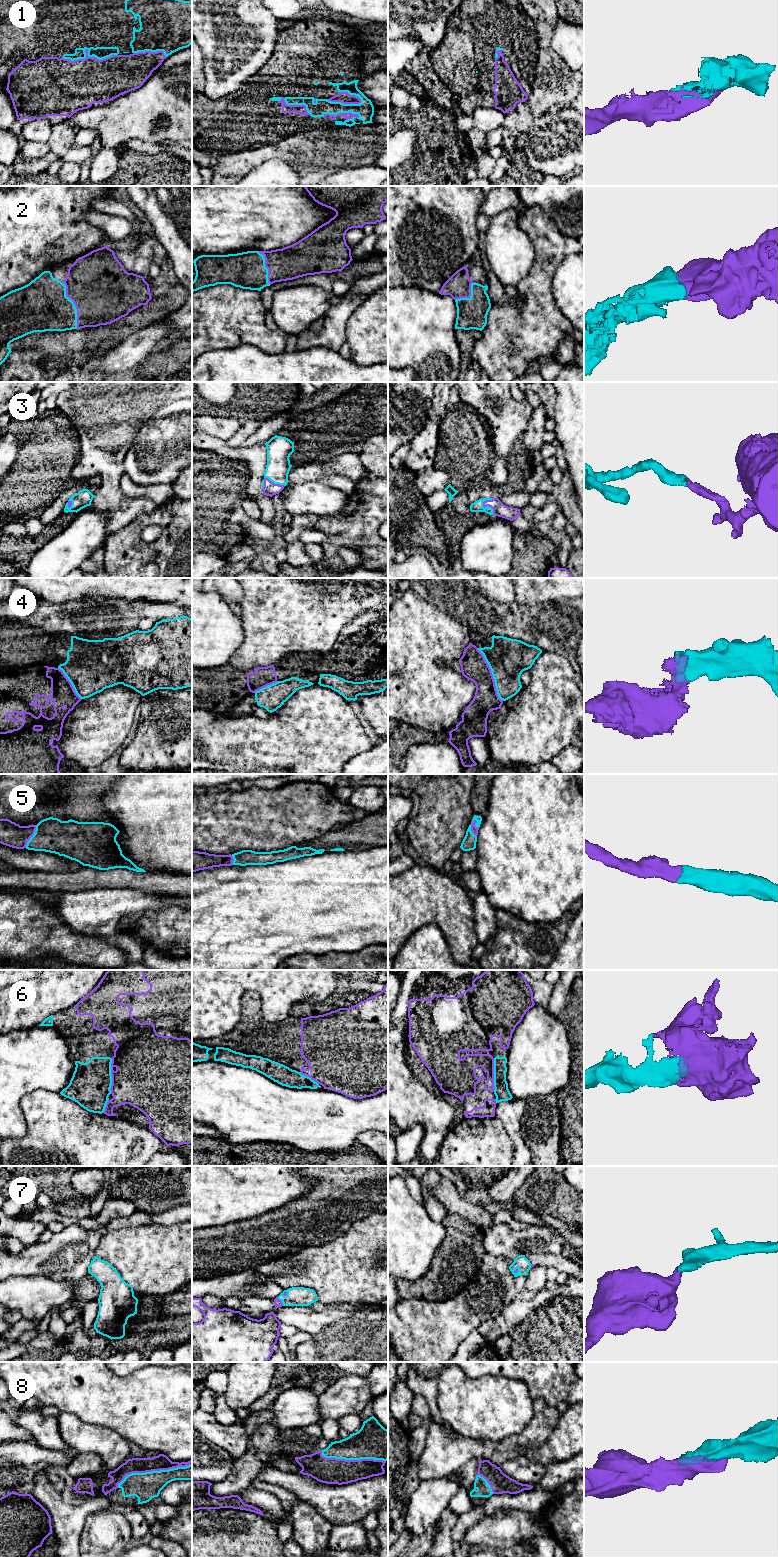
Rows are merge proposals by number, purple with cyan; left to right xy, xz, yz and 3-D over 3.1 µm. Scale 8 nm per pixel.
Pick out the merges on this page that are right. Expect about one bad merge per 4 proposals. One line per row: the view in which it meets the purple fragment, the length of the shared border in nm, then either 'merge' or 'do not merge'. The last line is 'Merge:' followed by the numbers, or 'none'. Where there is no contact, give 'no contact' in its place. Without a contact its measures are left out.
1: meets purple in xy; contact 440 nm long; merge
2: meets purple in xy; contact 400 nm long; merge
3: meets purple in xz; contact 190 nm long; merge
4: meets purple in yz; contact 480 nm long; do not merge
5: meets purple in yz; contact 140 nm long; merge
6: meets purple in xy; contact 280 nm long; do not merge
7: meets purple in xz; contact 90 nm long; merge
8: meets purple in xy; contact 650 nm long; merge
Merge: 1, 2, 3, 5, 7, 8

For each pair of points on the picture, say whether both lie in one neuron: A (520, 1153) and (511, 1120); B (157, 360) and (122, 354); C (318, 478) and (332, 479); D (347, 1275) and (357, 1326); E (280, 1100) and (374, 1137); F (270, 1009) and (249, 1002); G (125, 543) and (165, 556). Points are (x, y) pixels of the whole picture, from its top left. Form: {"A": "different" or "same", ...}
{"A": "same", "B": "different", "C": "same", "D": "different", "E": "different", "F": "different", "G": "same"}

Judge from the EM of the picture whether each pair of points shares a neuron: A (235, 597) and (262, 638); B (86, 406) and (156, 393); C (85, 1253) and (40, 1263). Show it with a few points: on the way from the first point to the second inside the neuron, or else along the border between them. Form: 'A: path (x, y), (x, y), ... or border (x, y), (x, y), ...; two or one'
A: border (242, 588), (243, 598), (237, 603); two
B: path (103, 394), (139, 393); one
C: path (74, 1253), (69, 1253), (62, 1258), (51, 1259); one

